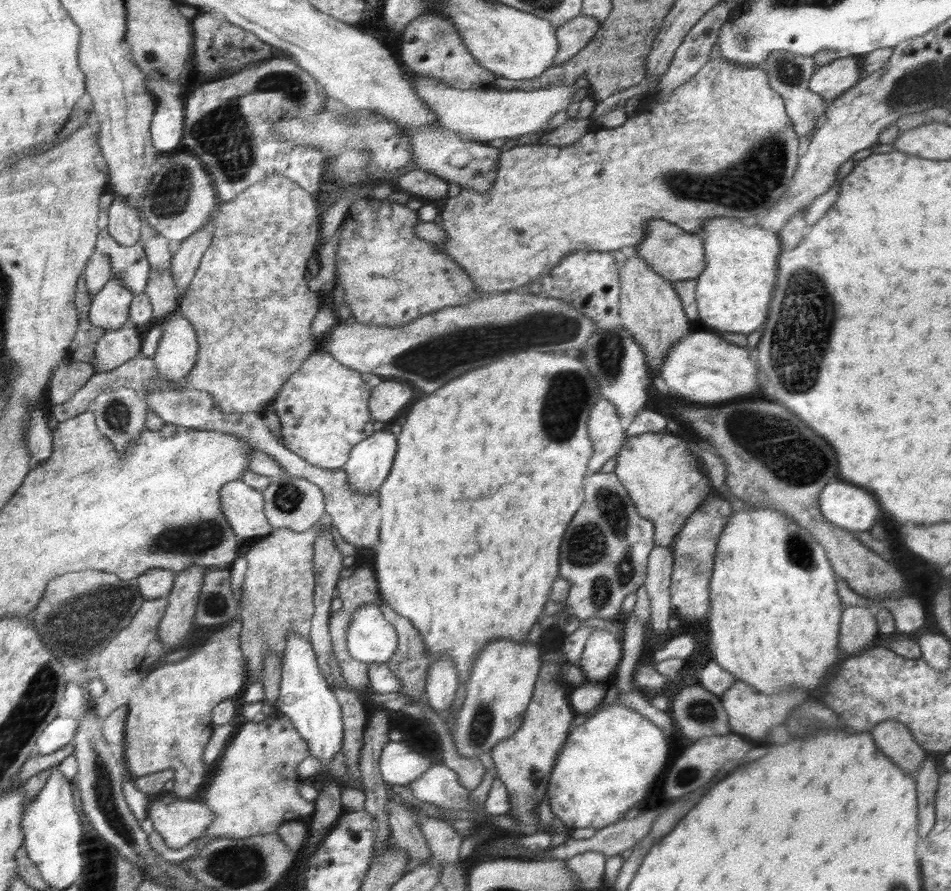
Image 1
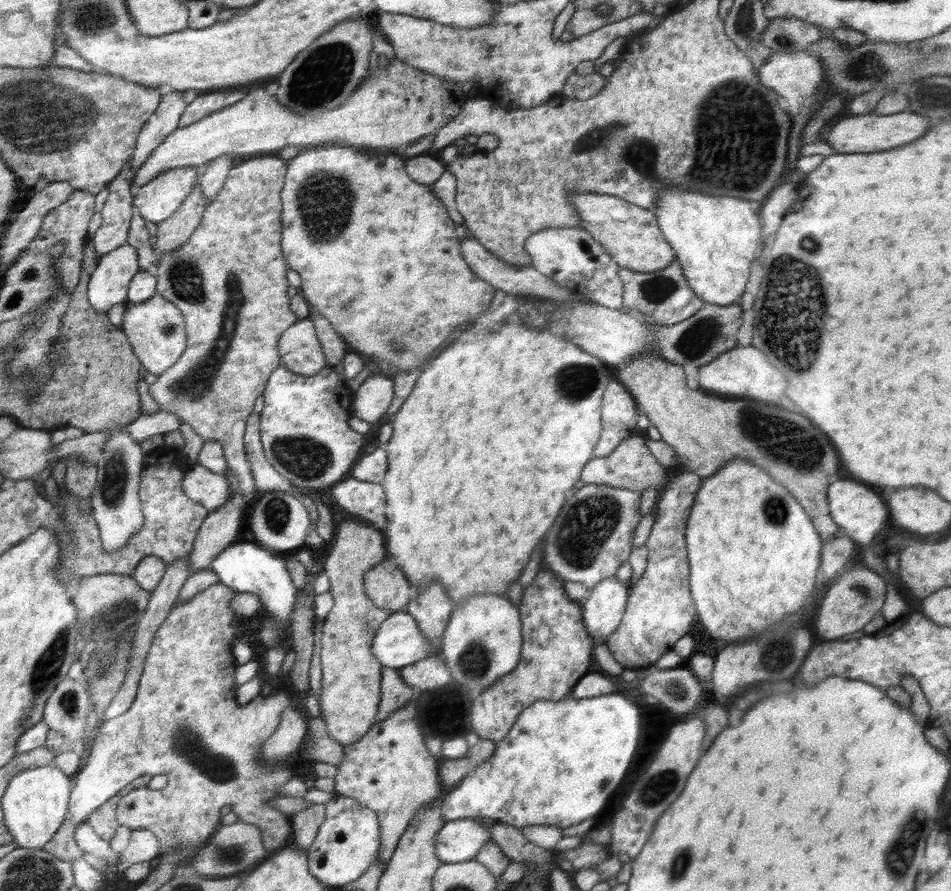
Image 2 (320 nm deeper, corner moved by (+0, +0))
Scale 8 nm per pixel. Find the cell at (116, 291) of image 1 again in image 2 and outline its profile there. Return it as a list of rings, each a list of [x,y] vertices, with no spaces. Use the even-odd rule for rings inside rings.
[[[127,242],[120,245],[116,250],[111,250],[98,257],[98,266],[91,276],[91,284],[88,287],[88,300],[98,312],[105,312],[114,304],[127,303],[127,290],[132,278],[140,271],[136,249]]]

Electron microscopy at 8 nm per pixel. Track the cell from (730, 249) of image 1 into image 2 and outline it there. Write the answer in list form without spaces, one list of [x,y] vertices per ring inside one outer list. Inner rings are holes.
[[[680,187],[660,188],[653,213],[659,224],[662,236],[675,250],[676,260],[680,263],[689,287],[705,303],[729,305],[738,302],[738,296],[745,291],[749,281],[750,264],[754,252],[761,242],[761,217],[752,209],[749,200],[737,199],[733,196],[712,196],[706,193],[681,189]]]

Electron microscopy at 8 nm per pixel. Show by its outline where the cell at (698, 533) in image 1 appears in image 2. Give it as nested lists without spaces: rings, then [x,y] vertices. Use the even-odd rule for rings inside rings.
[[[683,471],[678,476],[674,476],[674,480],[660,493],[655,511],[656,520],[645,544],[648,548],[645,572],[635,584],[630,586],[625,614],[618,628],[605,640],[605,644],[614,656],[614,660],[623,665],[624,668],[642,670],[642,668],[654,665],[662,654],[673,650],[673,646],[679,638],[689,634],[692,622],[697,620],[696,607],[689,589],[689,562],[687,559],[685,526],[701,484],[702,478],[700,476],[693,472]]]

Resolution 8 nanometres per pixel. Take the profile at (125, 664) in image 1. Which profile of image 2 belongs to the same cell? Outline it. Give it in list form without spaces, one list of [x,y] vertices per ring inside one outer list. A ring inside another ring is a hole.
[[[218,583],[171,608],[168,617],[156,631],[139,678],[136,698],[130,708],[116,718],[97,723],[97,735],[76,774],[78,780],[72,788],[66,820],[58,834],[41,848],[44,852],[70,864],[74,859],[82,859],[83,849],[75,839],[78,826],[142,775],[166,775],[166,788],[159,791],[147,787],[131,789],[119,804],[120,824],[132,830],[150,830],[158,838],[162,853],[171,850],[171,847],[179,847],[179,852],[186,856],[184,862],[194,857],[209,841],[210,834],[220,827],[222,806],[230,806],[240,822],[257,826],[266,850],[278,851],[288,842],[290,822],[286,814],[280,814],[278,808],[271,806],[269,800],[283,796],[277,790],[290,780],[290,765],[264,764],[260,756],[263,744],[276,732],[284,714],[291,710],[292,698],[284,691],[276,695],[269,695],[265,691],[261,698],[254,698],[245,706],[236,704],[234,674],[238,664],[232,654],[233,644],[230,640],[238,630],[231,610],[235,593],[229,586]]]

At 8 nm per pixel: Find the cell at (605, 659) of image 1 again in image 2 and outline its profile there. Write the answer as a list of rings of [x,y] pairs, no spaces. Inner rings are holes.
[[[616,576],[601,580],[590,590],[587,599],[581,604],[581,609],[585,629],[592,638],[601,636],[606,640],[607,636],[610,636],[618,628],[625,614],[629,591],[629,583],[622,583]]]

